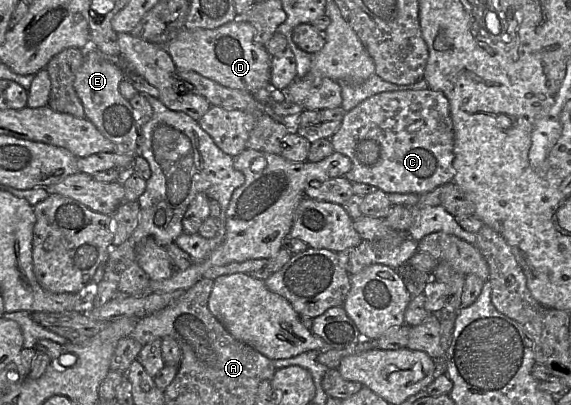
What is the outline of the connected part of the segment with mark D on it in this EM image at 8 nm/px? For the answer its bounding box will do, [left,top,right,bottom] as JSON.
[167,19,272,93]

